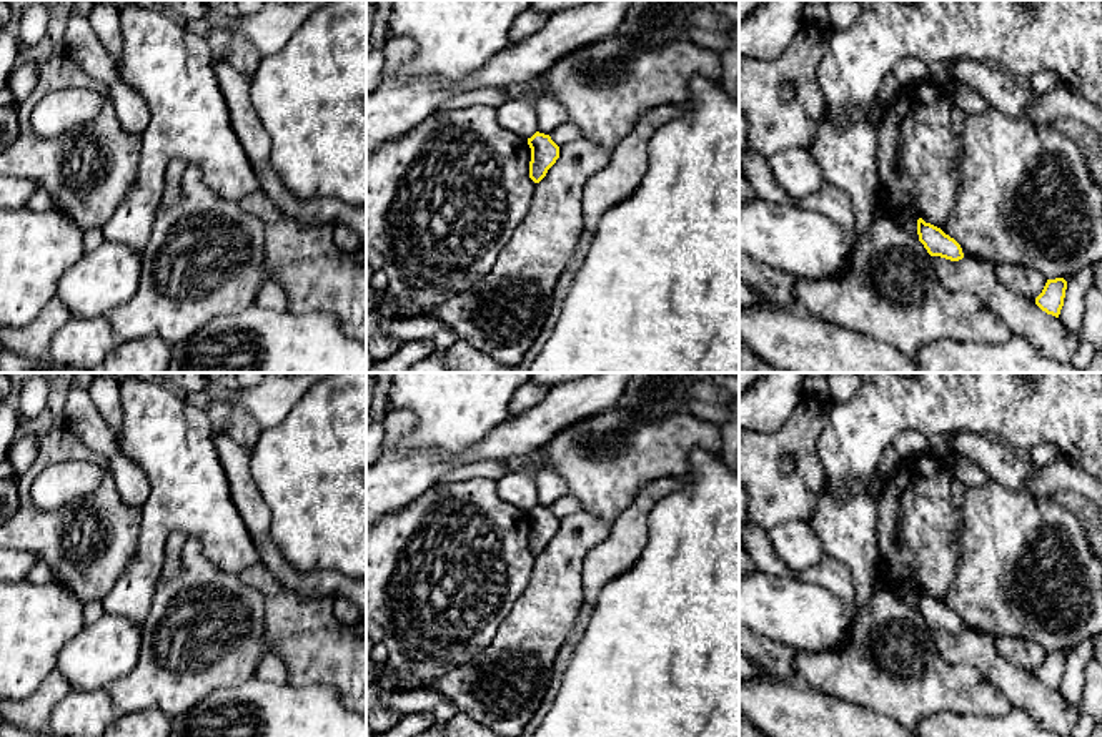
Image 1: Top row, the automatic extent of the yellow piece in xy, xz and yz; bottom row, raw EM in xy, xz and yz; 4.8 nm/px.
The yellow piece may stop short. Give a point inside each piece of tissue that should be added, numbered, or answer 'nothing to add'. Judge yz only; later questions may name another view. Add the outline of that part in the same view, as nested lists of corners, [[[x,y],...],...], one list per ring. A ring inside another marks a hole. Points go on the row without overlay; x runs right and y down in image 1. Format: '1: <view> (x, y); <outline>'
nothing to add

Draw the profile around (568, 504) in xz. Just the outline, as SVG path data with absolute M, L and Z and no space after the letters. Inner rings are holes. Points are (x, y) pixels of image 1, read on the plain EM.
M568 492L566 496L559 497L556 502L553 502L549 506L549 509L558 519L563 519L571 514L581 512L583 506L573 494Z

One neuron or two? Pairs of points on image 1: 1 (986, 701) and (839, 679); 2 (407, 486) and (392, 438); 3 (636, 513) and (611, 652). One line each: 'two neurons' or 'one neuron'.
1: one neuron
2: one neuron
3: two neurons

